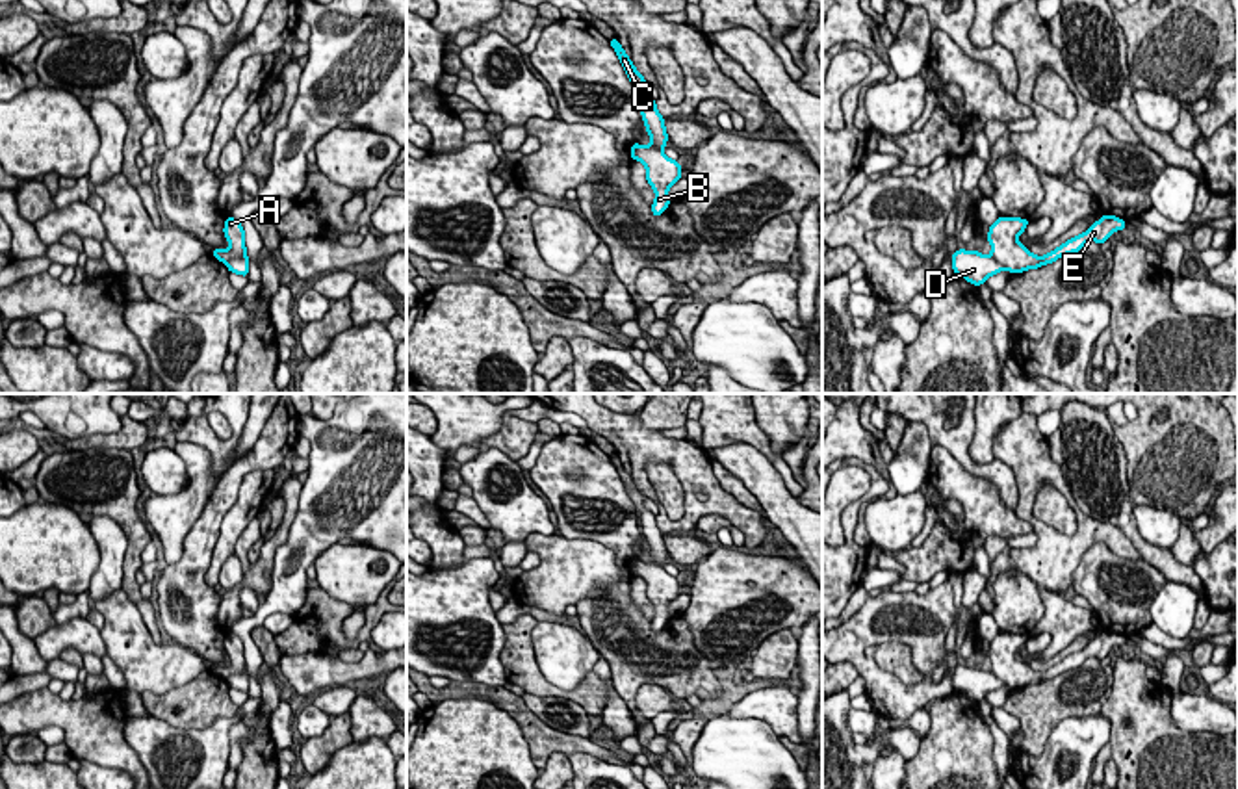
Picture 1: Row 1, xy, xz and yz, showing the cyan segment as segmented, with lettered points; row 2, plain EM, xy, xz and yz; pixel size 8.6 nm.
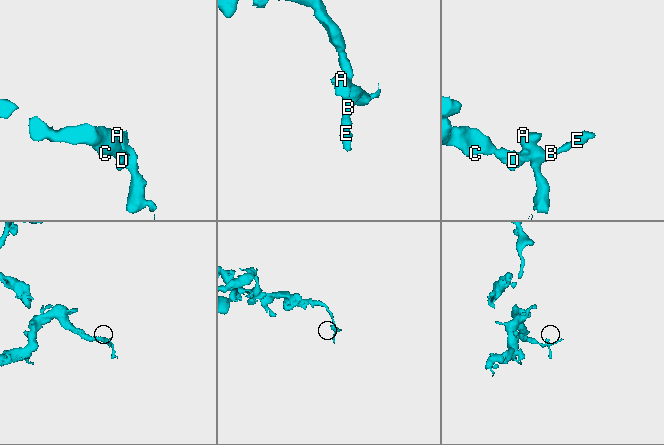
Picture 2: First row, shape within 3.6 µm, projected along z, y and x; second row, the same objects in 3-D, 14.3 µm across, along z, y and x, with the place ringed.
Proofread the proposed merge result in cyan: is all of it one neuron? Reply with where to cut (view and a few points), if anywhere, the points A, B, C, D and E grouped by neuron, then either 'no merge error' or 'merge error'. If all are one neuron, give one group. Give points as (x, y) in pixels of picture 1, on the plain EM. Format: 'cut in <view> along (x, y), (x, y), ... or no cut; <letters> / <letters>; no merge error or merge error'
cut in xy along (245, 671), (225, 678); A B E / C D; merge error

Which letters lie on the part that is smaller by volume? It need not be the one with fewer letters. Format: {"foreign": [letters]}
{"foreign": ["A", "B", "E"]}

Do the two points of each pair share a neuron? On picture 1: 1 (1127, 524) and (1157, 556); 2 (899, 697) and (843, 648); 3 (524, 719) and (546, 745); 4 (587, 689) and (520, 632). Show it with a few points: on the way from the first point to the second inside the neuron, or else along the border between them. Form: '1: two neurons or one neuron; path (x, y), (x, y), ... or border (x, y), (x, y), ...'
1: one neuron; path (1133, 533), (1147, 550)
2: one neuron; path (886, 687), (856, 658)
3: one neuron; path (529, 724), (542, 739)
4: one neuron; path (563, 693), (542, 687), (520, 665), (520, 656)

